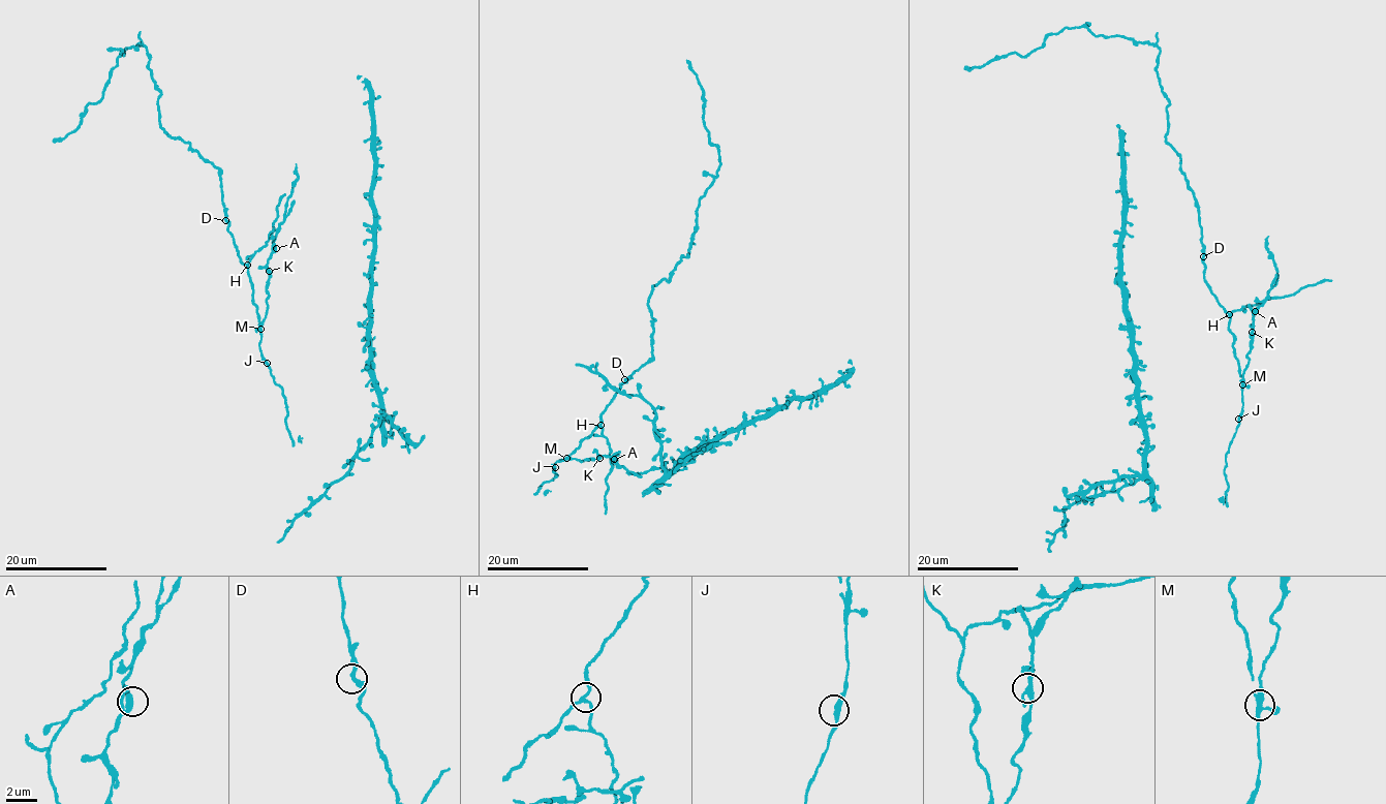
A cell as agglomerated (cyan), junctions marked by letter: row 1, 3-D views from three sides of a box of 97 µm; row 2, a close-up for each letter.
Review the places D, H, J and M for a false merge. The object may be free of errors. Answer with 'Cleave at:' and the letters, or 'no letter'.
Cleave at: M

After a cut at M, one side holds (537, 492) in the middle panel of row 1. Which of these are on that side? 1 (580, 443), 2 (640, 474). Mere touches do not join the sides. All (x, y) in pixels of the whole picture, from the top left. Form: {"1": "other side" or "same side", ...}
{"1": "same side", "2": "other side"}

